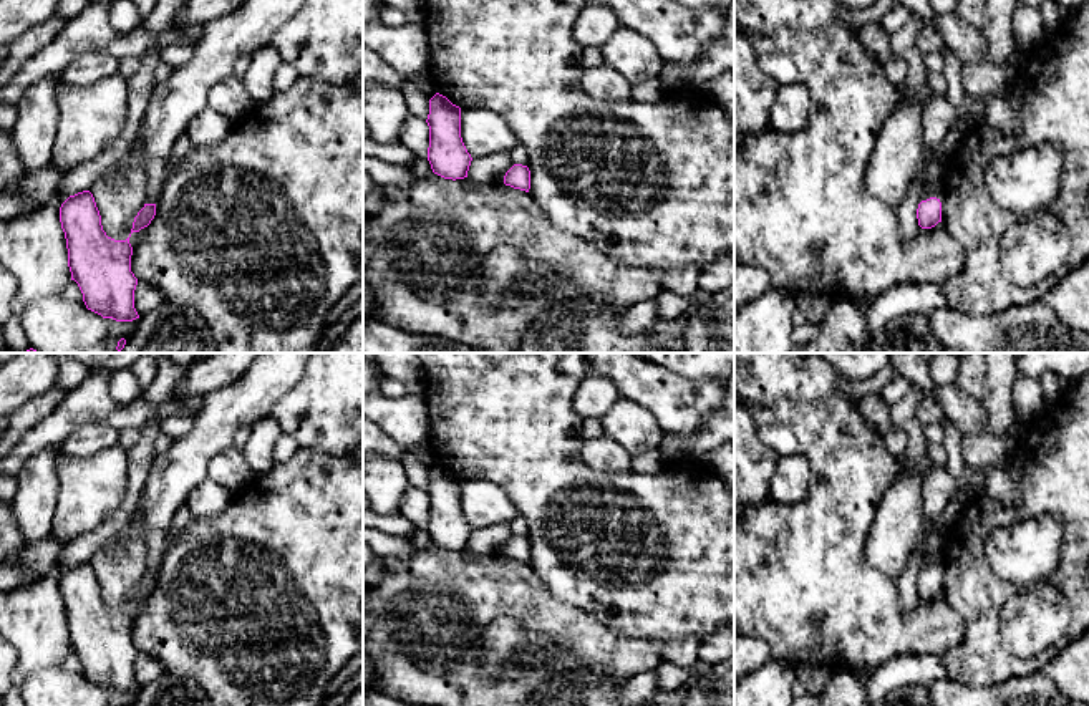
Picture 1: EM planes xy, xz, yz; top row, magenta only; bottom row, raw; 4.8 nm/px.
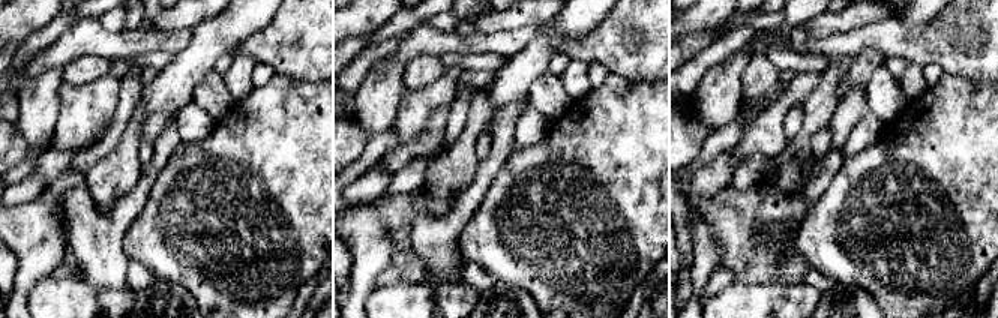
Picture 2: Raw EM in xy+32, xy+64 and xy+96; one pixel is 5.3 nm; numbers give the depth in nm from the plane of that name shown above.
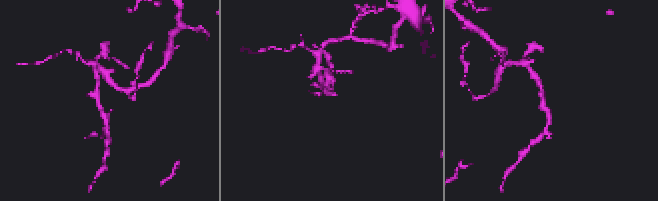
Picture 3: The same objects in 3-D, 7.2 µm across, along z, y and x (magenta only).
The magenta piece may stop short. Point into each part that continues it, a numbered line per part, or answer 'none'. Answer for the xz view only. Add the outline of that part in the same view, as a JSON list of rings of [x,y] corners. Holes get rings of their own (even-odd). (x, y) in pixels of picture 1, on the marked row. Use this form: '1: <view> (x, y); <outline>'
none

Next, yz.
1: yz (938, 193); [[[940,186],[937,189],[932,189],[932,191],[925,192],[925,194],[922,194],[920,202],[922,201],[927,201],[930,197],[937,197],[943,204],[943,201],[945,201],[945,189],[943,189],[943,186]]]

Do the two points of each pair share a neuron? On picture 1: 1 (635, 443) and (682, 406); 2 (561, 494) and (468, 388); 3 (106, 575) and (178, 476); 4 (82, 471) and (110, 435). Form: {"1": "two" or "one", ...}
{"1": "two", "2": "one", "3": "two", "4": "two"}

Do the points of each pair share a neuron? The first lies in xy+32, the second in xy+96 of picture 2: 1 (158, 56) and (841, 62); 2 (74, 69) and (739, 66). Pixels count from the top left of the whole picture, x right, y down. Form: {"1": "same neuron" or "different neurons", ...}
{"1": "different neurons", "2": "different neurons"}

